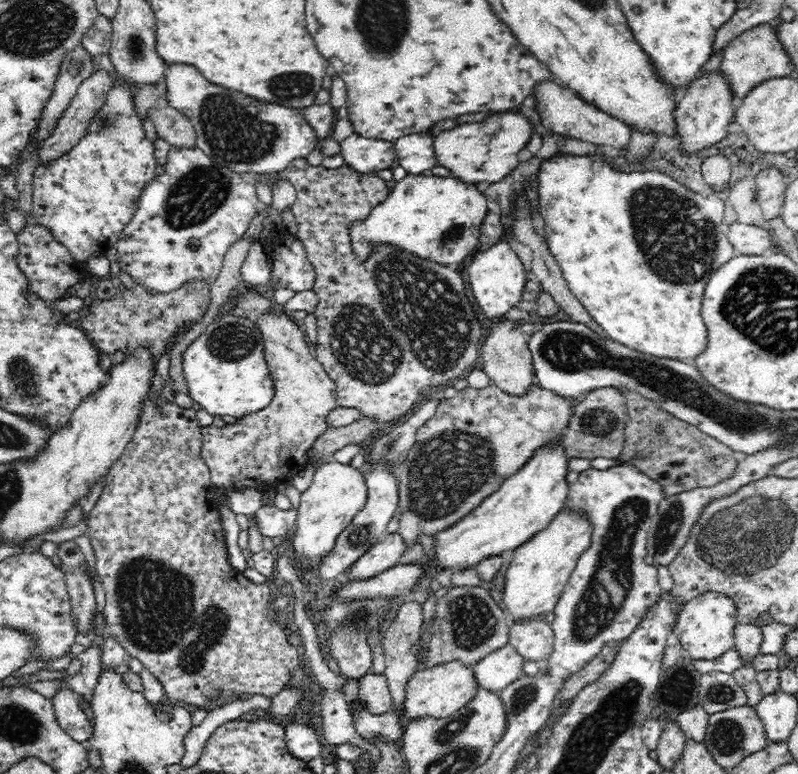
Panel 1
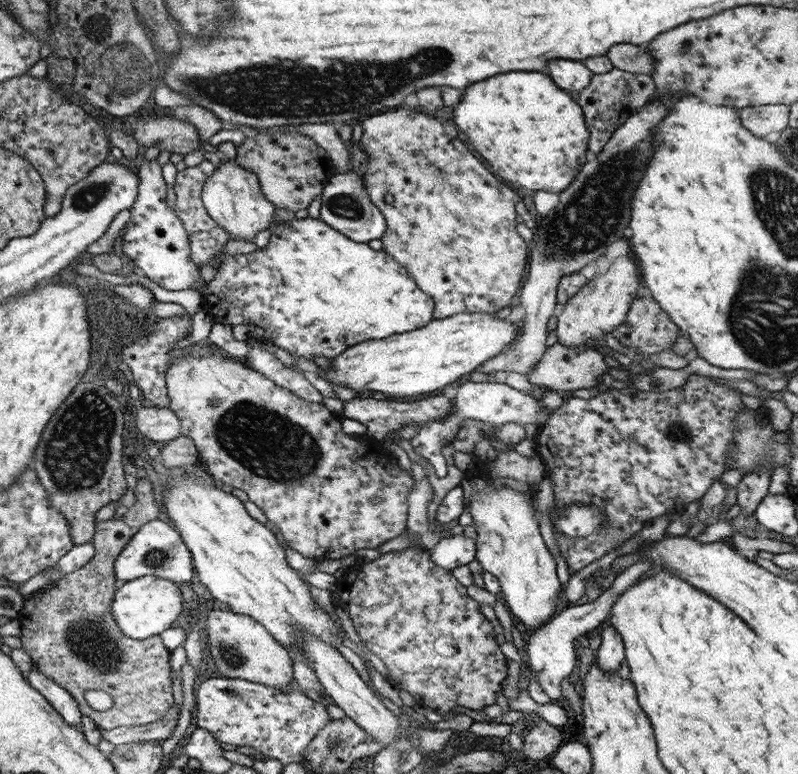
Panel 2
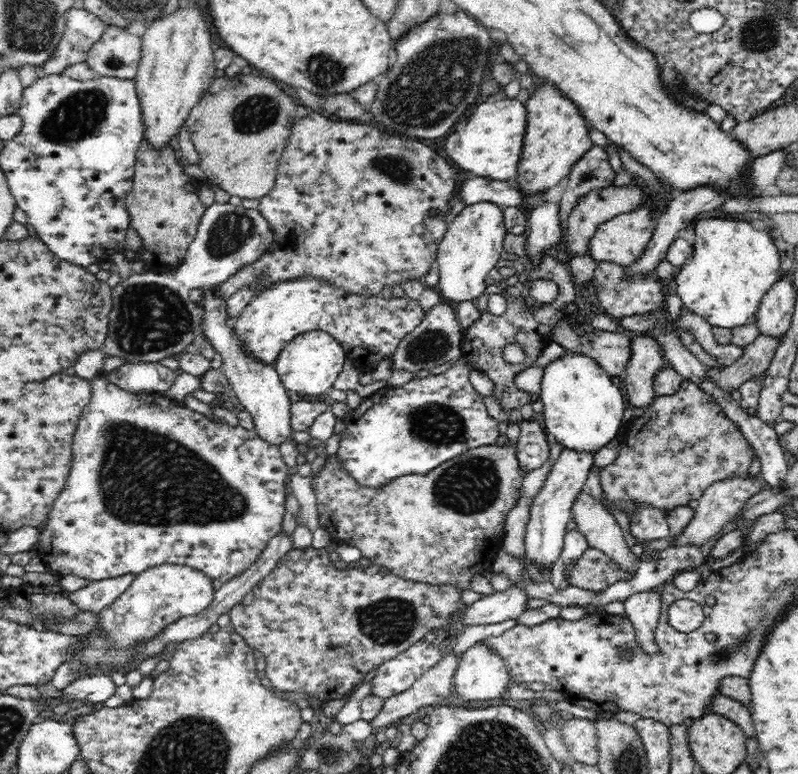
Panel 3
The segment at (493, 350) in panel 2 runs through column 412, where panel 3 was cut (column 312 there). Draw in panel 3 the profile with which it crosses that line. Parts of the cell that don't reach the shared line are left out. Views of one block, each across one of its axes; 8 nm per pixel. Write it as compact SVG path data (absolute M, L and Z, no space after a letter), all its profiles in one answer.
M315 330L294 337L285 345L273 366L280 374L282 385L286 389L297 392L300 397L306 395L326 397L342 372L346 360L346 351L334 336L322 330Z

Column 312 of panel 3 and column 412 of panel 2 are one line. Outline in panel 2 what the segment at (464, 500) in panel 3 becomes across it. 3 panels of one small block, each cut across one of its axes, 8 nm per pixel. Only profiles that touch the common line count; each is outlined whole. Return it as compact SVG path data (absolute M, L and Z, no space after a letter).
M195 347L194 351L184 351L184 353L178 351L178 353L179 352L180 355L178 355L177 361L169 368L168 373L166 374L166 383L168 384L169 391L169 408L172 409L176 413L176 416L181 420L181 435L190 437L196 443L197 449L199 450L198 462L200 462L200 464L206 464L206 468L208 468L208 471L214 478L218 478L218 480L222 480L224 484L232 486L236 492L243 495L246 499L254 502L254 504L262 510L262 512L267 516L269 524L271 524L276 531L280 533L282 539L288 544L289 548L299 552L306 558L313 559L314 561L341 559L345 556L354 554L356 550L362 550L362 548L377 549L382 543L400 536L405 532L405 530L407 530L407 518L409 515L408 495L415 485L415 479L404 468L401 468L397 460L390 455L384 447L382 447L380 440L372 439L370 436L367 436L367 434L350 435L344 433L342 431L343 419L331 411L327 406L325 407L320 403L300 398L293 391L288 390L286 387L278 386L272 379L265 378L264 375L252 370L243 361L233 359L224 352L218 355L211 353L204 353L204 355L202 355L201 349L197 347Z

